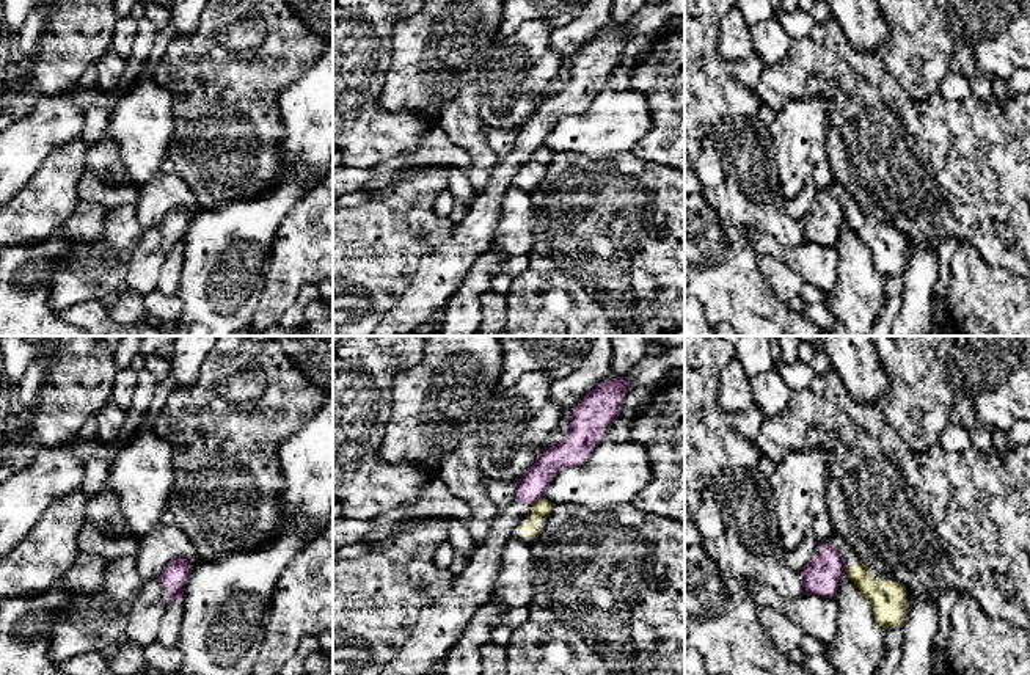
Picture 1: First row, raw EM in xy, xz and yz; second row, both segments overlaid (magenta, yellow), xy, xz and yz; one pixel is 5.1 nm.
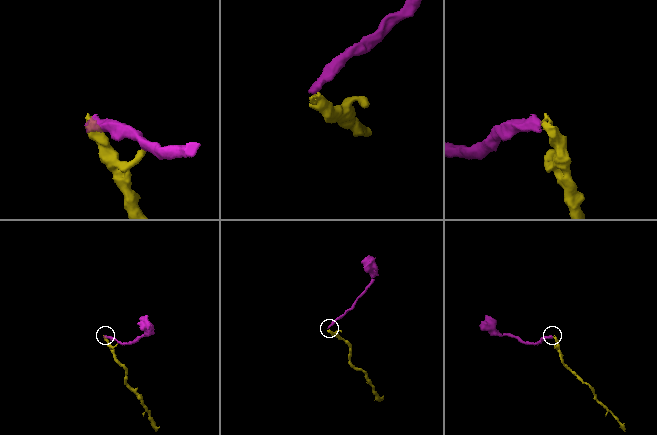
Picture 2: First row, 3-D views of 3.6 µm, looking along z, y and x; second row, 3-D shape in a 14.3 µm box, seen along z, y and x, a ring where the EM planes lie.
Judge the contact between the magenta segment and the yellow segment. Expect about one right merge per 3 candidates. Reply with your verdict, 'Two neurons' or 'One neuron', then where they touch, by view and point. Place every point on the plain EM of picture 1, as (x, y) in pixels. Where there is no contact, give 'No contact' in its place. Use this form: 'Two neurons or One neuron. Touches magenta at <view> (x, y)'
Two neurons. Touches magenta at yz (845, 218)

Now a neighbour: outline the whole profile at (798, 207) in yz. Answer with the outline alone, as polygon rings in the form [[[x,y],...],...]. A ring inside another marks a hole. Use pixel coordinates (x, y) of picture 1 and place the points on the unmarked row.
[[[809,181],[796,198],[787,201],[785,213],[793,220],[802,220],[821,192],[823,190],[813,181]]]

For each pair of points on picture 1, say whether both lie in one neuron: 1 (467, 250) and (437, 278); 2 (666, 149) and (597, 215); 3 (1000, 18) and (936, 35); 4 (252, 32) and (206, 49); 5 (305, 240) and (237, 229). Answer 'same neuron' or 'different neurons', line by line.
1: same neuron
2: different neurons
3: same neuron
4: different neurons
5: different neurons

